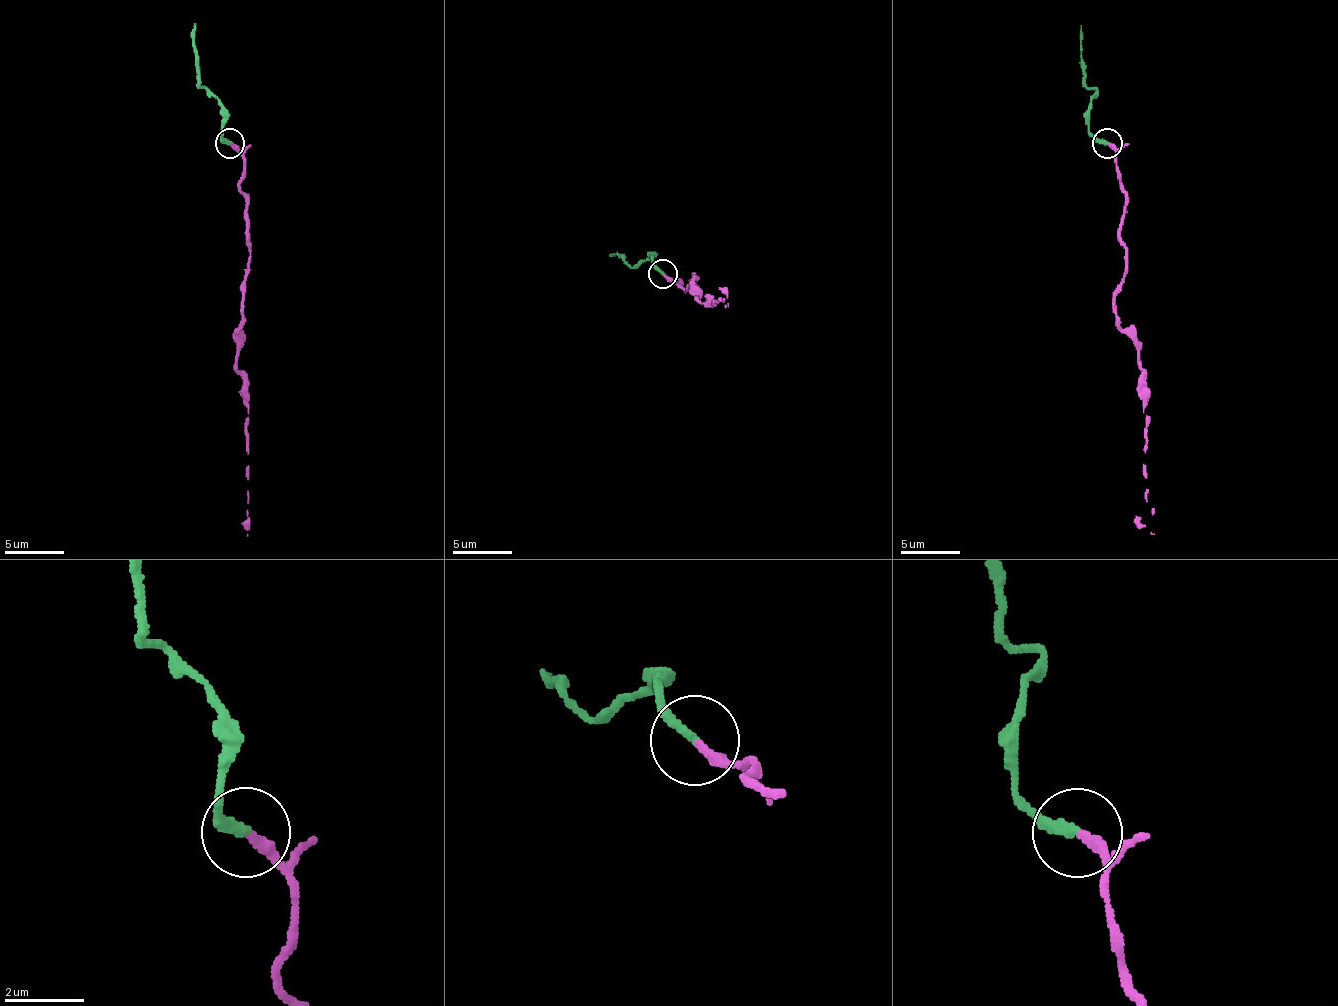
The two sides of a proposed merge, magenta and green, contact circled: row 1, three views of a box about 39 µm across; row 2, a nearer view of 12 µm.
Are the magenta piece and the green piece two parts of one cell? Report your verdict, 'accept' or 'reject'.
accept

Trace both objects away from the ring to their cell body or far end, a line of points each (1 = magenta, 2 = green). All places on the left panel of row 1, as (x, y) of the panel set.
1: (230, 142), (244, 160), (241, 193), (246, 199), (249, 252), (236, 365), (244, 374), (247, 407), (246, 535)
2: (230, 142), (224, 130), (224, 106), (197, 82), (194, 23)

